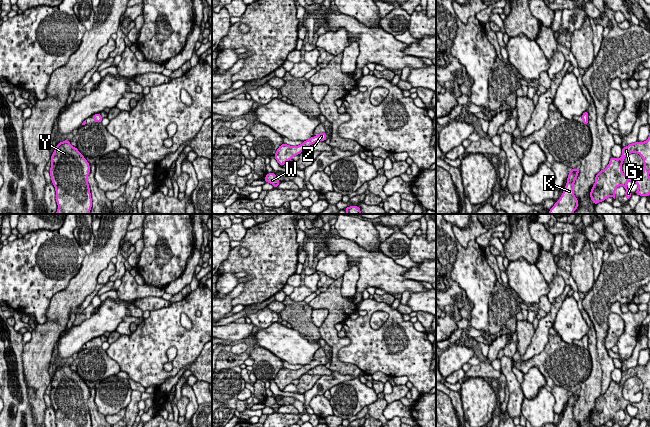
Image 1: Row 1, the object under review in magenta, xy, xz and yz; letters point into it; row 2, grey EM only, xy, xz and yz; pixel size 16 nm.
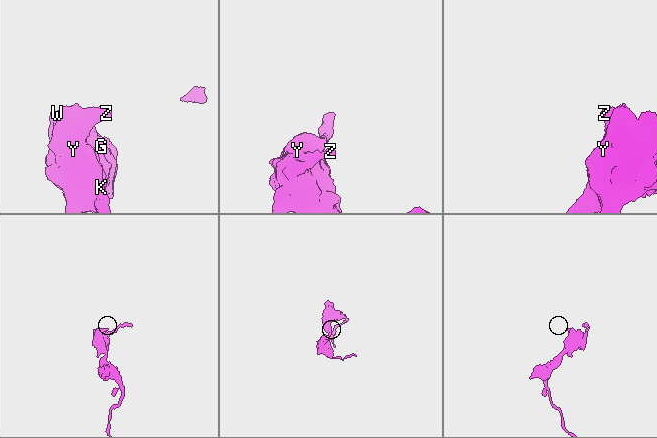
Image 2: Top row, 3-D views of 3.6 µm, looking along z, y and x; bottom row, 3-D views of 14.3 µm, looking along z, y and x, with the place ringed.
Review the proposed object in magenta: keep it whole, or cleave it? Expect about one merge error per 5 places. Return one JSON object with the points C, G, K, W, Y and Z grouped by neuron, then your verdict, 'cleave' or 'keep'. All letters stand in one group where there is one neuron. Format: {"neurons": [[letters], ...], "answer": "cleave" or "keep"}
{"neurons": [["C", "G", "K", "W", "Y", "Z"]], "answer": "keep"}

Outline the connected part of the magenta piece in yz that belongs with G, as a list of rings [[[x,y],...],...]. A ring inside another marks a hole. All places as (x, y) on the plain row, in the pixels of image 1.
[[[650,357],[645,366],[637,365],[622,372],[622,379],[619,383],[611,381],[607,391],[595,400],[595,407],[590,415],[590,422],[593,427],[606,424],[609,420],[615,423],[616,412],[622,409],[626,414],[625,422],[629,424],[632,417],[627,412],[627,406],[632,405],[638,409],[635,418],[639,420],[650,420]],[[638,377],[644,387],[642,399],[638,403],[630,403],[622,395],[622,388],[627,379]]]

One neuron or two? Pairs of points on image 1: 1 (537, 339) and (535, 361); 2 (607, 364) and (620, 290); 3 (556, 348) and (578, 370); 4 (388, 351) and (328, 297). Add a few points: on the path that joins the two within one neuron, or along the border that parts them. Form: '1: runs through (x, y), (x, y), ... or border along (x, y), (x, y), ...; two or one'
1: border along (549, 335), (540, 352), (524, 361), (520, 359); two
2: runs through (601, 345), (601, 307); one
3: runs through (561, 353), (573, 365); one
4: border along (349, 317), (344, 322); two

